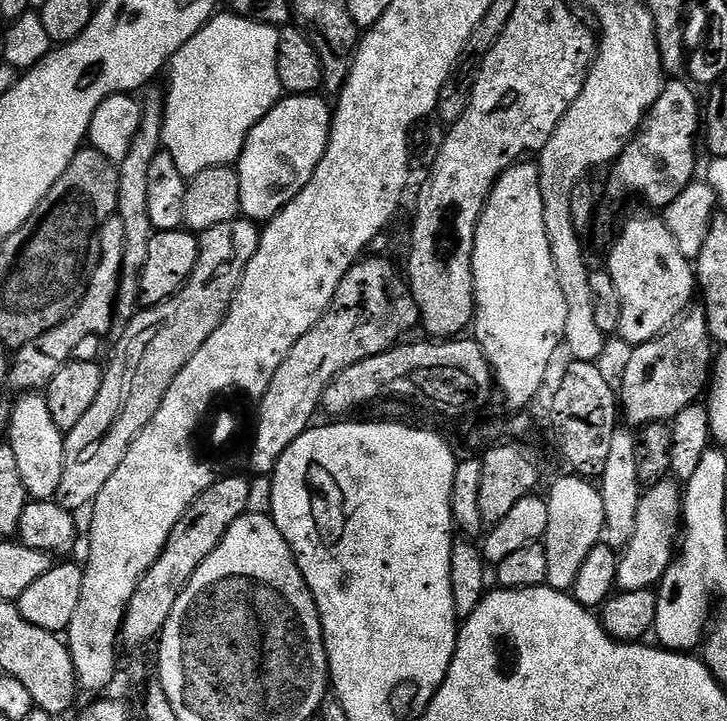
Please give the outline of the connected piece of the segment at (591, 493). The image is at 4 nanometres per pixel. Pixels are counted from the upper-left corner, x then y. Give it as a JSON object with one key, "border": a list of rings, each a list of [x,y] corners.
{"border":[[[567,475],[558,479],[546,494],[547,526],[542,541],[546,550],[545,583],[556,591],[571,589],[590,550],[601,543],[605,526],[605,507],[599,487],[585,477]]]}

